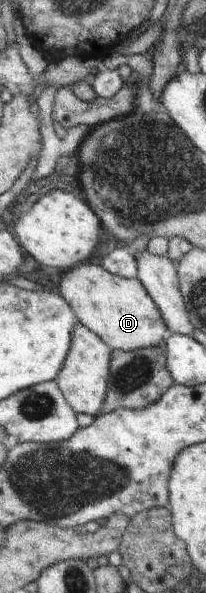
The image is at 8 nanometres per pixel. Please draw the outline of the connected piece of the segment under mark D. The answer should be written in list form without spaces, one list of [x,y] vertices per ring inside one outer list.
[[[85,263],[65,271],[60,286],[61,296],[75,310],[79,322],[98,334],[111,352],[157,346],[169,331],[162,314],[137,277],[125,278],[111,274],[103,265]]]

